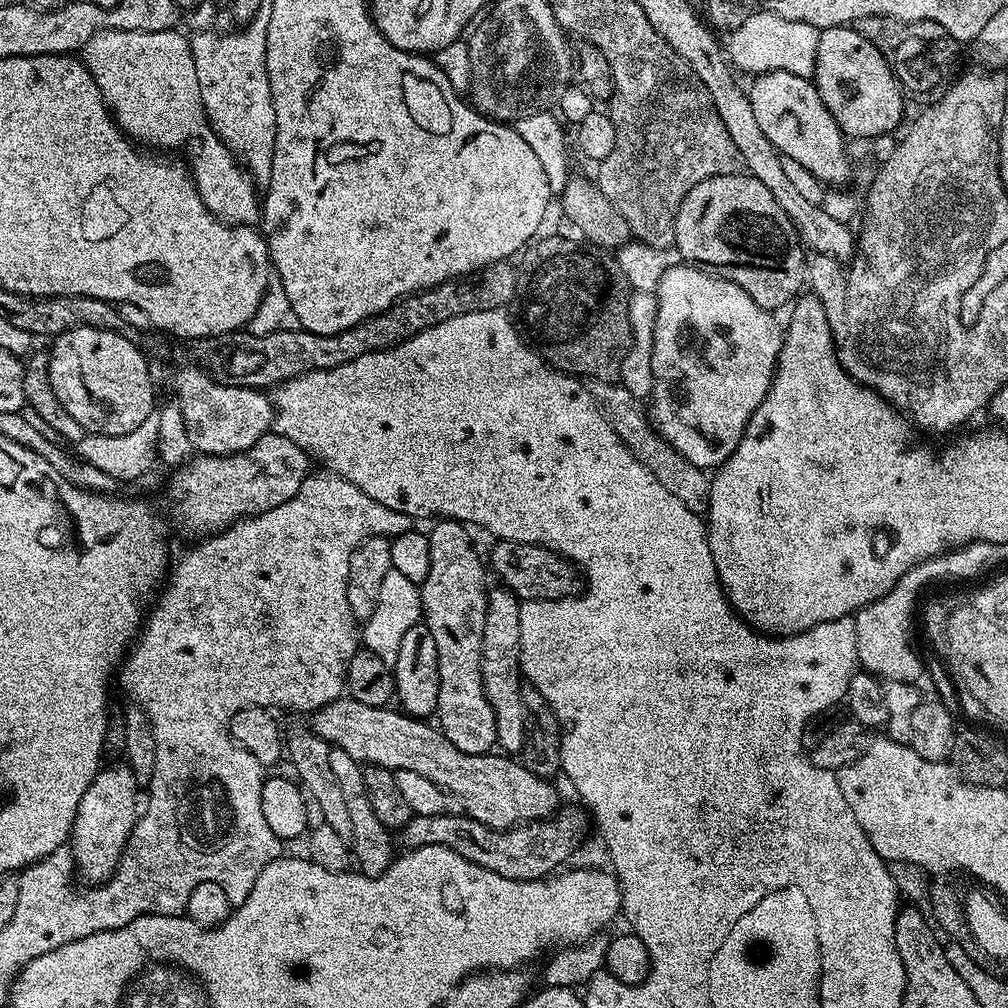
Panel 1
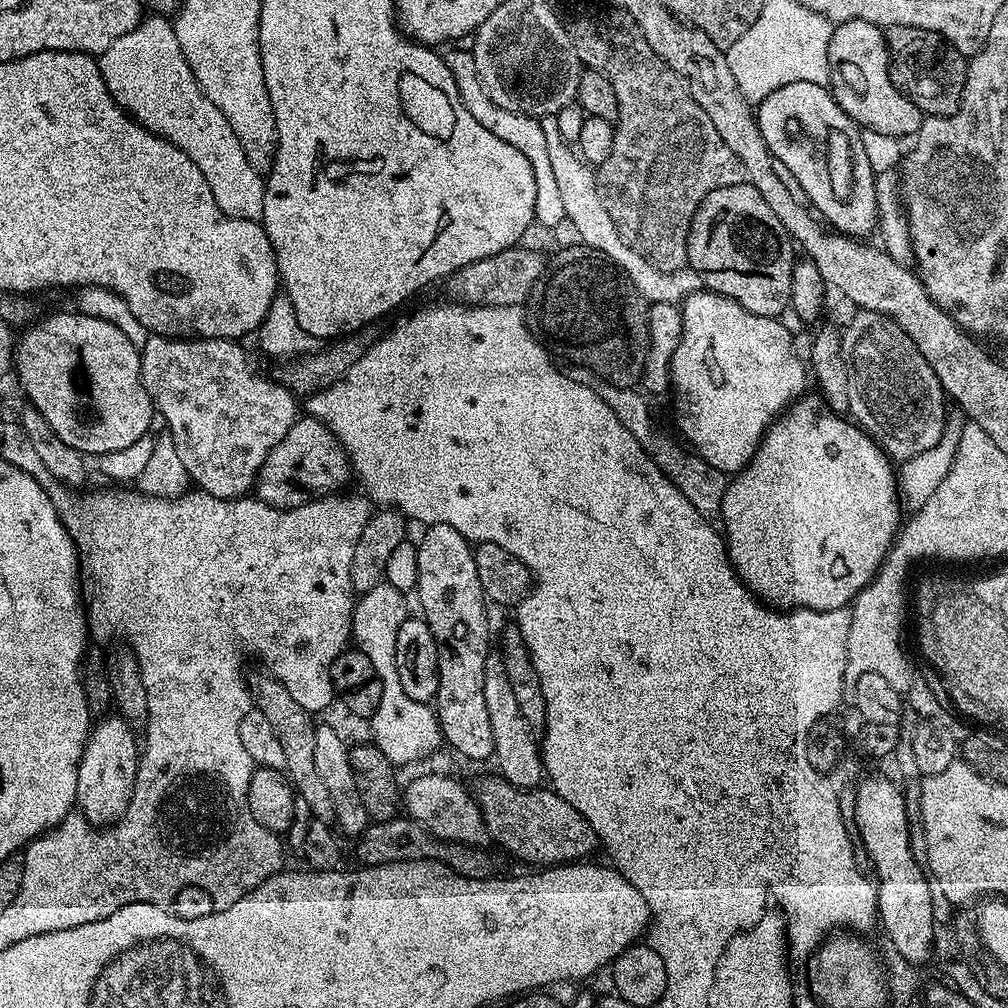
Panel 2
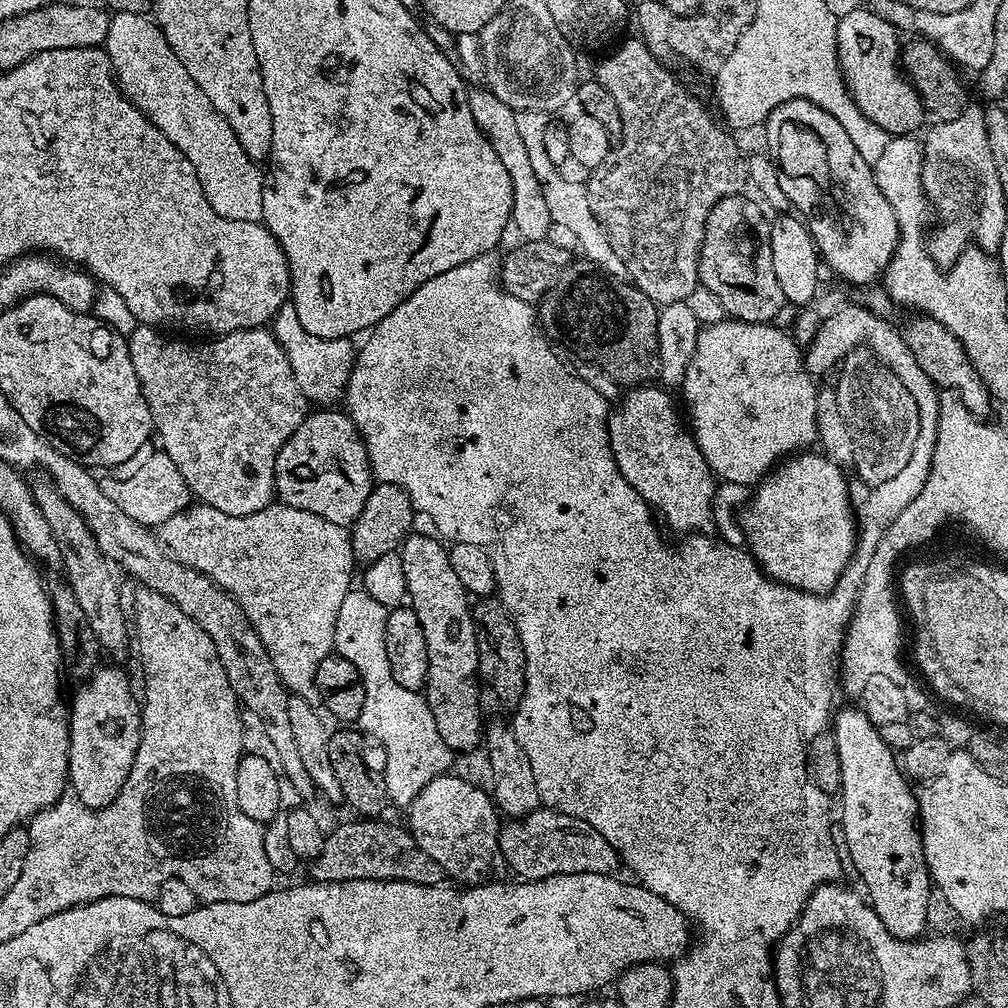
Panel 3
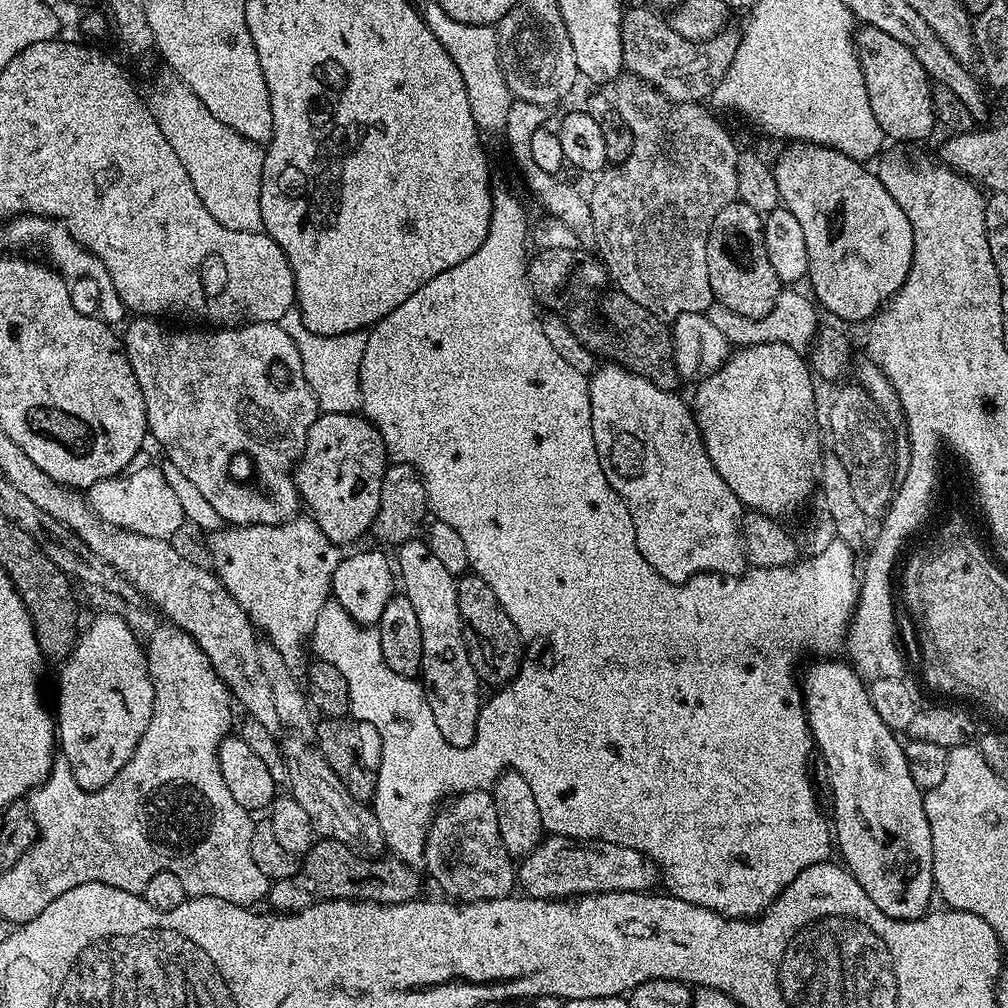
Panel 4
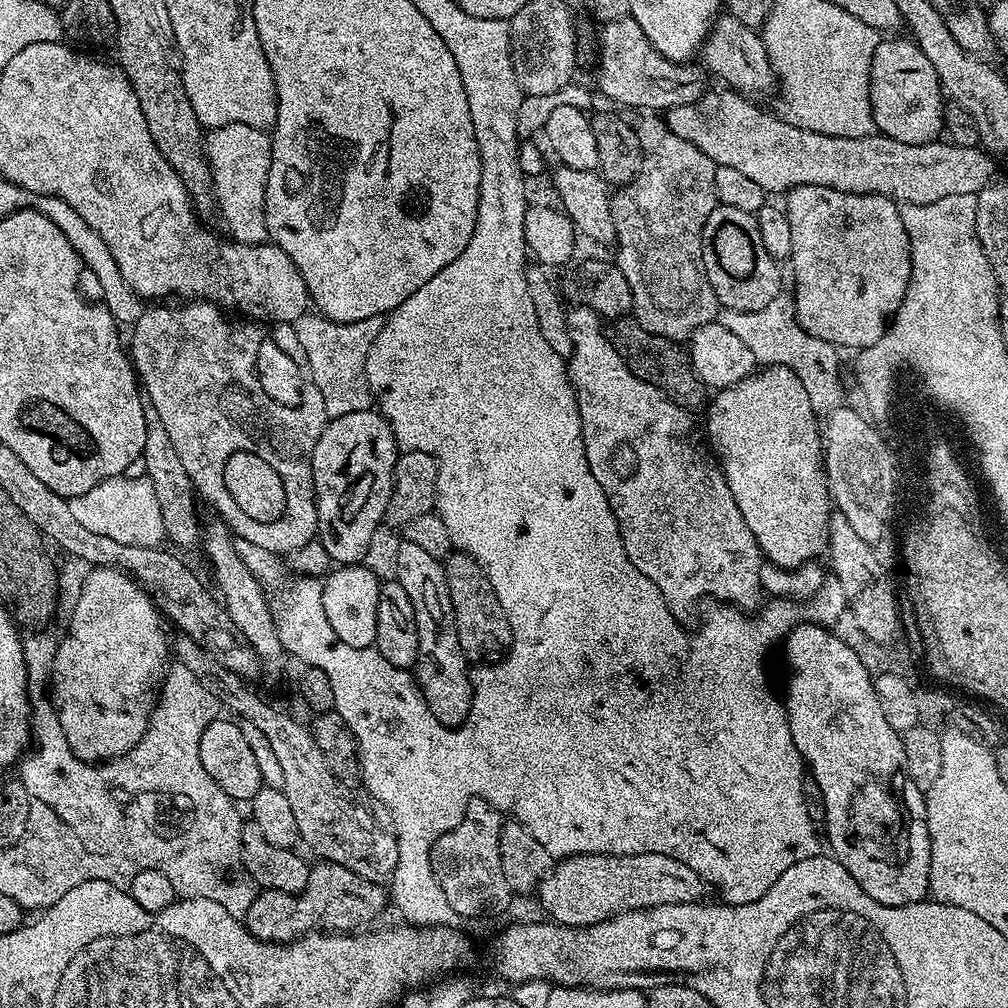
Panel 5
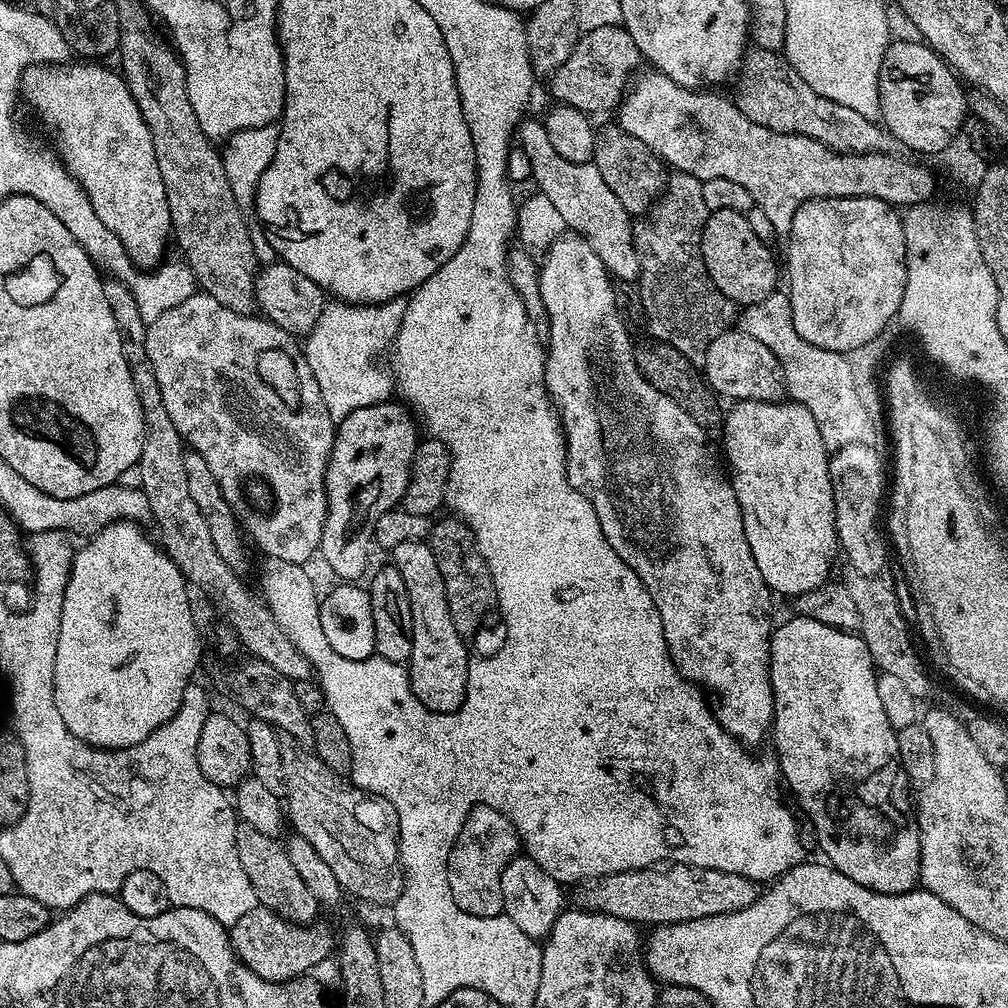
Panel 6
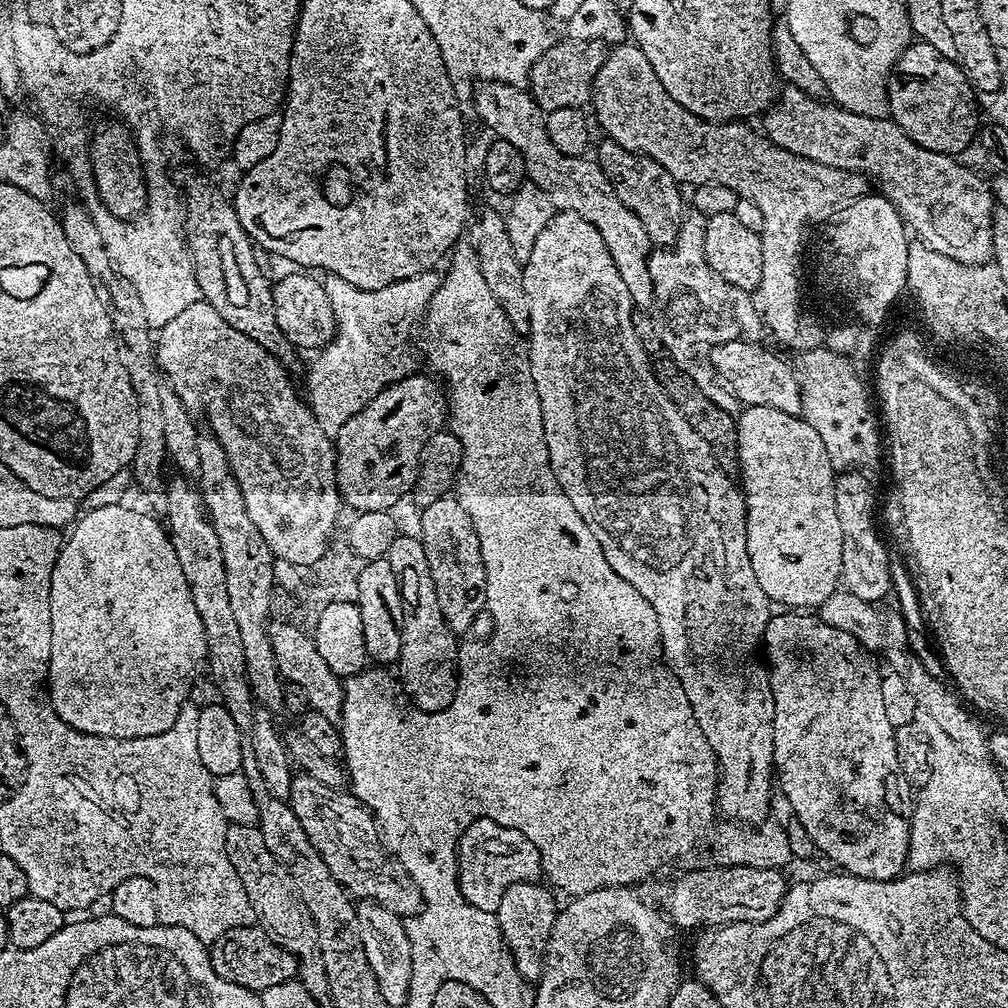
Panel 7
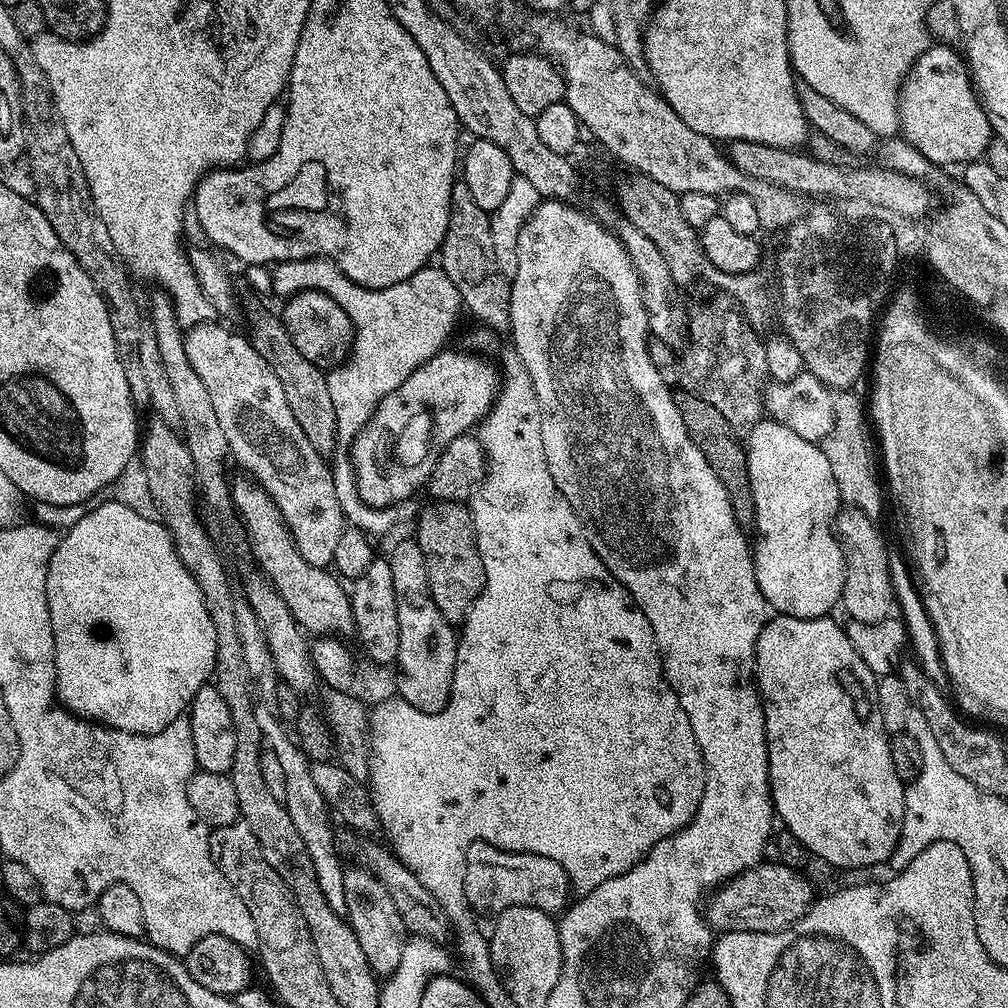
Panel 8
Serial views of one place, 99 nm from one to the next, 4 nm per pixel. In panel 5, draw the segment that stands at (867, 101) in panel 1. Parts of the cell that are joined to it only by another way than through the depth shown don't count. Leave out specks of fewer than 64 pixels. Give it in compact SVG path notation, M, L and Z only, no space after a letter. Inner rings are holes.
M896 38L881 39L879 46L874 50L874 58L870 66L870 106L874 114L874 122L877 129L883 135L894 138L898 142L906 142L907 144L929 144L930 141L937 139L944 132L944 110L946 107L946 93L940 87L940 79L934 70L934 66L930 63L930 58L926 58L926 54L922 54L922 50L911 39L908 40L892 40Z

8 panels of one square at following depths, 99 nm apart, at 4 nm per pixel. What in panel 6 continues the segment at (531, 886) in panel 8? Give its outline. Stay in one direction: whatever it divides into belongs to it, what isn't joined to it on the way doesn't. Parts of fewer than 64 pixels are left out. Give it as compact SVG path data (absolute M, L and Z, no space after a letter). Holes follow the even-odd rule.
M475 804L473 808L468 809L468 816L462 822L462 830L448 855L450 894L454 894L454 902L458 902L458 906L466 910L468 916L496 918L503 913L502 870L512 861L513 856L517 855L521 844L520 837L516 835L516 827L498 810L488 804Z

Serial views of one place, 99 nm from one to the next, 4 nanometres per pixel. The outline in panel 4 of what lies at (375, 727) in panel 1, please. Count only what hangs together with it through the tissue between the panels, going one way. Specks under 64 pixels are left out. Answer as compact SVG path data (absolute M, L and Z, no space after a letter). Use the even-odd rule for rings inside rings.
M545 835L540 845L518 864L518 888L535 900L567 900L603 892L647 892L658 884L658 865L638 850L605 840L571 840Z

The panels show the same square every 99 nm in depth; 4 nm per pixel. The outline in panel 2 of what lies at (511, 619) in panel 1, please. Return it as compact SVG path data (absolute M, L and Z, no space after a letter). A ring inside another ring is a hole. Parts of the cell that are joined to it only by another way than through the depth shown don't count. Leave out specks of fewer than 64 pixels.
M489 651L484 667L484 681L482 682L482 695L486 698L486 710L490 713L490 731L494 734L494 764L497 764L499 775L508 780L515 788L535 788L545 779L544 762L540 759L540 744L532 737L533 725L522 715L518 701L514 698L514 690L506 678L506 666L502 666L499 651Z

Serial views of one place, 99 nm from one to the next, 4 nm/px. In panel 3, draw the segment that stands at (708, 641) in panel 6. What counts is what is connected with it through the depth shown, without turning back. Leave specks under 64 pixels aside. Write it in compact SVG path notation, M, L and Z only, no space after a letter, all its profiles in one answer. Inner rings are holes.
M636 386L623 393L622 399L608 417L610 450L622 478L626 478L626 482L638 490L640 497L659 517L665 529L673 528L679 534L700 534L712 524L712 500L715 498L718 480L702 450L696 445L695 435L689 425L680 421L675 402L663 391L667 392L660 386Z

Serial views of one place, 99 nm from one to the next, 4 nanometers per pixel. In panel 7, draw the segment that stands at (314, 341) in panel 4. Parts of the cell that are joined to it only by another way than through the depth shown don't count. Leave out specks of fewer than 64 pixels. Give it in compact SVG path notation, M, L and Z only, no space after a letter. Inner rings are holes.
M435 271L423 272L420 276L406 278L390 286L382 286L382 290L362 290L358 286L350 286L337 276L325 275L322 283L330 298L330 306L336 315L338 331L330 344L324 345L315 353L316 361L308 372L308 392L312 395L310 407L316 415L316 421L322 426L326 435L335 437L358 410L362 410L381 390L388 388L413 371L412 348L414 337L421 327L424 311L432 295L438 290L441 277Z

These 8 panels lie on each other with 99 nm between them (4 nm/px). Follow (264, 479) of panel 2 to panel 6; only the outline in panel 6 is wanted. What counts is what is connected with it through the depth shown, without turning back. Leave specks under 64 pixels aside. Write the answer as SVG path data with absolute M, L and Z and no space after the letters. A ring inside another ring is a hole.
M385 402L359 408L336 424L336 437L324 475L324 489L328 499L326 518L322 526L322 538L318 549L324 555L328 568L341 581L356 582L368 568L368 547L373 547L378 518L393 511L403 501L406 482L410 474L412 459L416 453L418 424L413 413L403 403Z

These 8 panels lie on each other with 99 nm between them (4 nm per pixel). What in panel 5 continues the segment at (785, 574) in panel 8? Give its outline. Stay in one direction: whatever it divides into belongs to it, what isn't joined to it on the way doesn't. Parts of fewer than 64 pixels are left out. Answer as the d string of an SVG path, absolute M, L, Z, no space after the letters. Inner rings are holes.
M769 364L763 370L756 370L752 375L742 378L739 382L733 384L732 387L719 389L711 397L710 403L706 408L707 412L707 443L718 461L720 471L724 473L724 477L728 480L730 494L734 494L734 502L738 502L738 510L742 510L742 518L746 518L746 526L750 526L750 534L754 534L754 538L758 542L763 559L767 563L777 564L780 568L801 568L803 564L815 561L819 557L816 555L819 552L821 555L828 546L828 527L834 511L834 501L831 492L828 491L828 475L824 472L822 428L819 423L816 425L818 414L810 406L810 394L806 394L806 386L802 386L798 374L794 374L794 370L790 370L781 364Z

